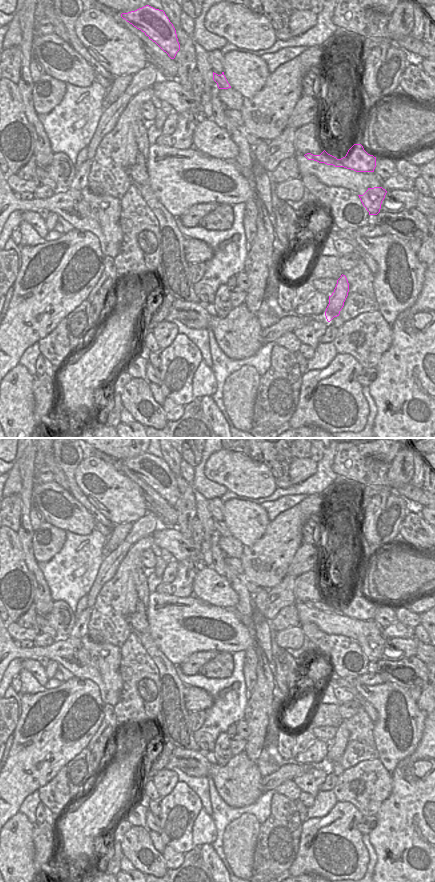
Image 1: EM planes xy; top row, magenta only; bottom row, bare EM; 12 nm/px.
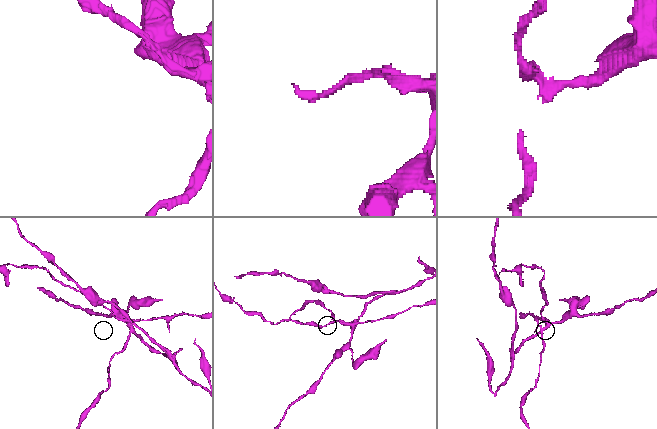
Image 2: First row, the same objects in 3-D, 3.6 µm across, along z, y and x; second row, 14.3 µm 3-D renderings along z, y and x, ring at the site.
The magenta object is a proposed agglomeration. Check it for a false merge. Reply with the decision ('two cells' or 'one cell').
two cells

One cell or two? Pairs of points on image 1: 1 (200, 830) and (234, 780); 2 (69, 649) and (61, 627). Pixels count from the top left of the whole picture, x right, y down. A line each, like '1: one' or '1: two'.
1: two
2: two

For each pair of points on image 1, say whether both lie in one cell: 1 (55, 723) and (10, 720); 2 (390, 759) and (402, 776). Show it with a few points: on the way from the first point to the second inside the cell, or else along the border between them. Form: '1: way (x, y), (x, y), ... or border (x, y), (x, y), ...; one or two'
1: border (19, 718), (12, 734); two
2: border (414, 752), (404, 757), (391, 774); two

